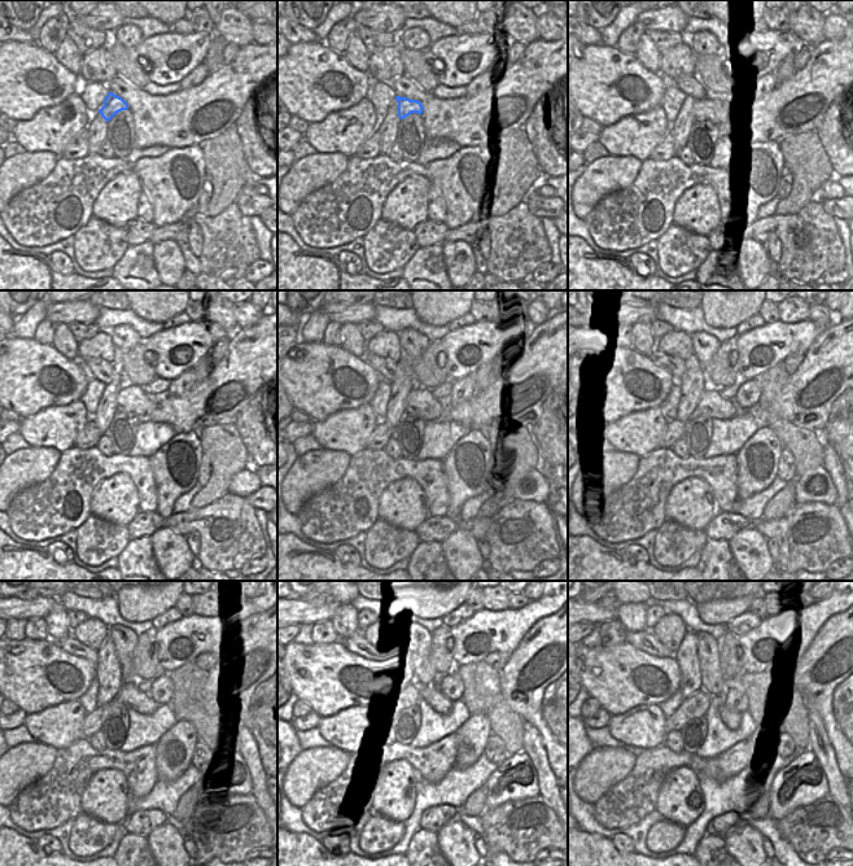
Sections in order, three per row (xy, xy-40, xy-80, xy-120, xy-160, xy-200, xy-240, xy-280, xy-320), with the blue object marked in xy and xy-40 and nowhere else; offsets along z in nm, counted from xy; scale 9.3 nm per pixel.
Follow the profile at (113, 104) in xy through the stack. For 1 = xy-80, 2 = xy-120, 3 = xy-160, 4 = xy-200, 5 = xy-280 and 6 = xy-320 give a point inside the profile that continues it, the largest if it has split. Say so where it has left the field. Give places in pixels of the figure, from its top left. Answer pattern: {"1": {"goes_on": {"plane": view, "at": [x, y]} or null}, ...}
{"1": {"goes_on": {"plane": "xy-80", "at": [711, 108]}}, "2": {"goes_on": {"plane": "xy-120", "at": [131, 398]}}, "3": {"goes_on": {"plane": "xy-160", "at": [421, 403]}}, "4": {"goes_on": {"plane": "xy-200", "at": [712, 405]}}, "5": {"goes_on": {"plane": "xy-280", "at": [433, 698]}}, "6": {"goes_on": {"plane": "xy-320", "at": [731, 718]}}}

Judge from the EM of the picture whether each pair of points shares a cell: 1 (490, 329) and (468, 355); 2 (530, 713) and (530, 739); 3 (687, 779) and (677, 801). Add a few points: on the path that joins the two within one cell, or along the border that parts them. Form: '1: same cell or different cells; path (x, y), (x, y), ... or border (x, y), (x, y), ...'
1: same cell; path (486, 336), (473, 349)
2: different cells; border (524, 721), (529, 722), (539, 734), (545, 751)
3: same cell; path (682, 784), (679, 796)

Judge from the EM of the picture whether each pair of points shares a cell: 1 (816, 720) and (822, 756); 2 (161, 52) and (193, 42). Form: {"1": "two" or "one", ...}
{"1": "one", "2": "one"}

